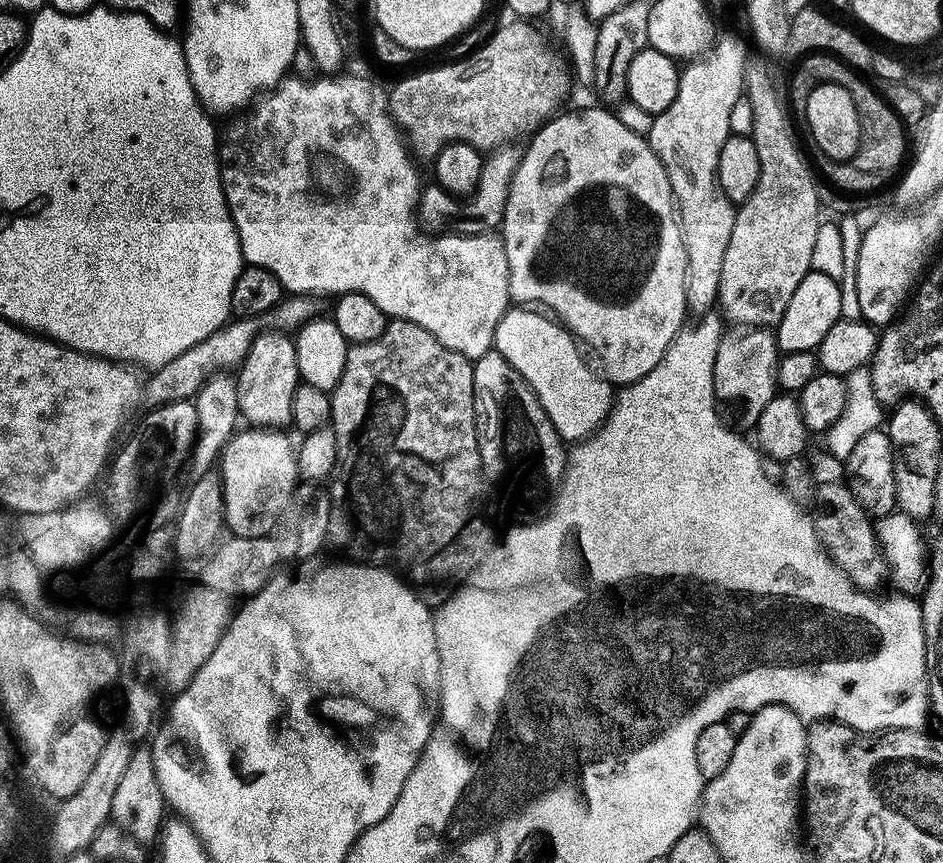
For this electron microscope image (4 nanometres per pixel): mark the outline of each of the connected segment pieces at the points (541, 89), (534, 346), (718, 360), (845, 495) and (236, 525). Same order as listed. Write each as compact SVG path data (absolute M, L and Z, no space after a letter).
M516 18L511 21L513 24L504 24L477 52L469 54L465 60L456 60L453 64L440 64L437 68L428 68L425 72L416 72L404 84L404 120L402 116L402 128L406 133L406 138L410 143L410 148L413 153L421 161L435 161L436 156L447 144L457 144L458 142L466 142L470 146L481 150L491 150L494 148L502 148L516 142L519 136L527 137L529 134L535 133L536 129L546 121L557 115L560 103L568 96L568 91L574 85L574 76L570 71L569 65L566 63L565 57L555 52L550 45L544 41L544 36L535 28L535 23L525 22L523 19Z
M528 306L509 307L496 327L495 351L500 352L502 358L506 358L506 362L510 362L510 366L514 366L514 370L518 370L518 374L522 374L522 378L526 378L526 382L534 390L538 402L542 402L550 422L554 422L554 430L558 430L558 434L565 442L586 440L599 429L612 408L614 403L613 385L606 382L605 377L595 367L592 369L580 357L579 350L581 351L581 349L578 347L577 341L563 324L547 315L544 317L539 314L544 315Z
M736 326L728 331L721 335L714 358L716 403L721 413L737 429L752 430L755 429L762 410L766 410L768 403L778 394L776 364L780 361L782 353L776 342L776 333L772 328Z
M816 452L810 456L812 472L816 475L816 484L820 487L820 517L814 523L819 531L824 547L831 557L847 574L858 588L876 590L890 572L890 563L884 553L884 547L876 533L873 517L868 509L863 508L852 485L846 479L846 464L832 452Z
M255 426L247 429L249 432L237 431L229 443L225 446L219 457L218 471L224 485L224 518L229 529L233 528L236 536L267 536L273 530L276 519L288 508L292 495L298 485L298 473L296 471L297 449L294 444L284 437L280 430L269 430Z

